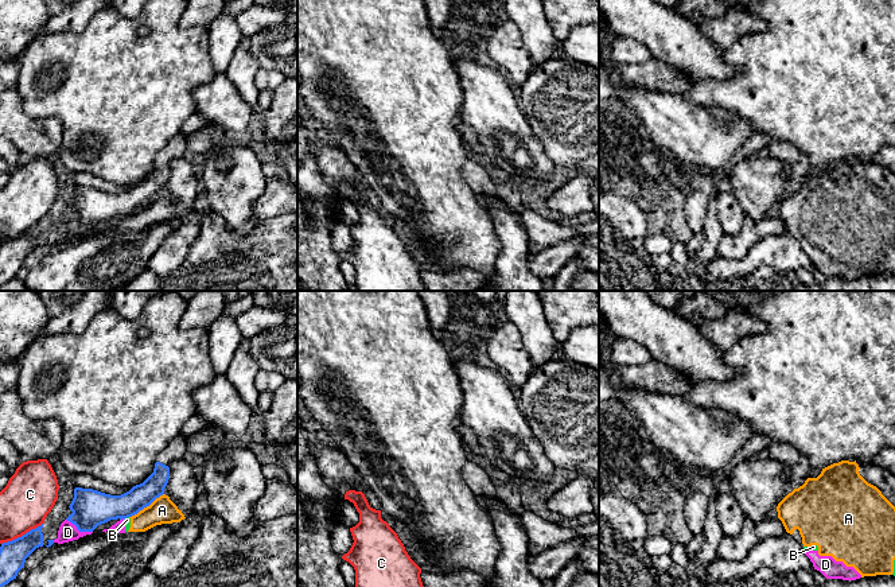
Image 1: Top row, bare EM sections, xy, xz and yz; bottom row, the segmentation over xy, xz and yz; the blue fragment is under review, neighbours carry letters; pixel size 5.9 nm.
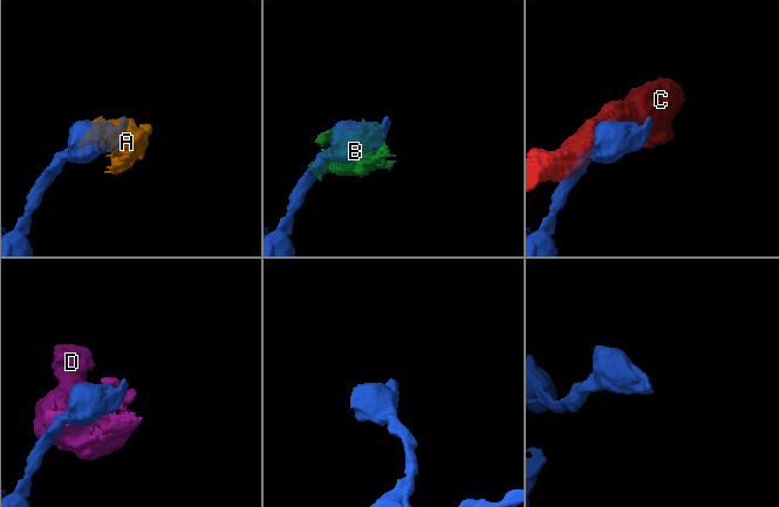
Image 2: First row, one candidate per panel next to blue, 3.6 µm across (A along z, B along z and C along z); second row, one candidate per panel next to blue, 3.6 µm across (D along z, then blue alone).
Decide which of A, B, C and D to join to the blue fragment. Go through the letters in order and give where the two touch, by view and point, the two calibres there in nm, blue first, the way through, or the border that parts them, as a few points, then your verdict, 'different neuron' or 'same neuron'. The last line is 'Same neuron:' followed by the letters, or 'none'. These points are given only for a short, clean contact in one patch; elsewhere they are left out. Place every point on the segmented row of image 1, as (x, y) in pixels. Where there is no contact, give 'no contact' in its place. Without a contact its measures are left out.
A: meets blue in xy at (146, 506); 160 nm thick on the blue side, 160 nm on the other; border along xy (163, 493), (129, 517); different neuron
B: meets blue in xy at (125, 517); 220 nm thick on the blue side, 30 nm on the other; border along xy (128, 516), (124, 519); different neuron
C: meets blue in xy at (23, 535); 160 nm thick on the blue side, 300 nm on the other; different neuron
D: meets blue in xy at (80, 531); 220 nm thick on the blue side, 110 nm on the other; different neuron
Same neuron: none

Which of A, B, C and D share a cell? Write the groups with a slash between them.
A B D / C

